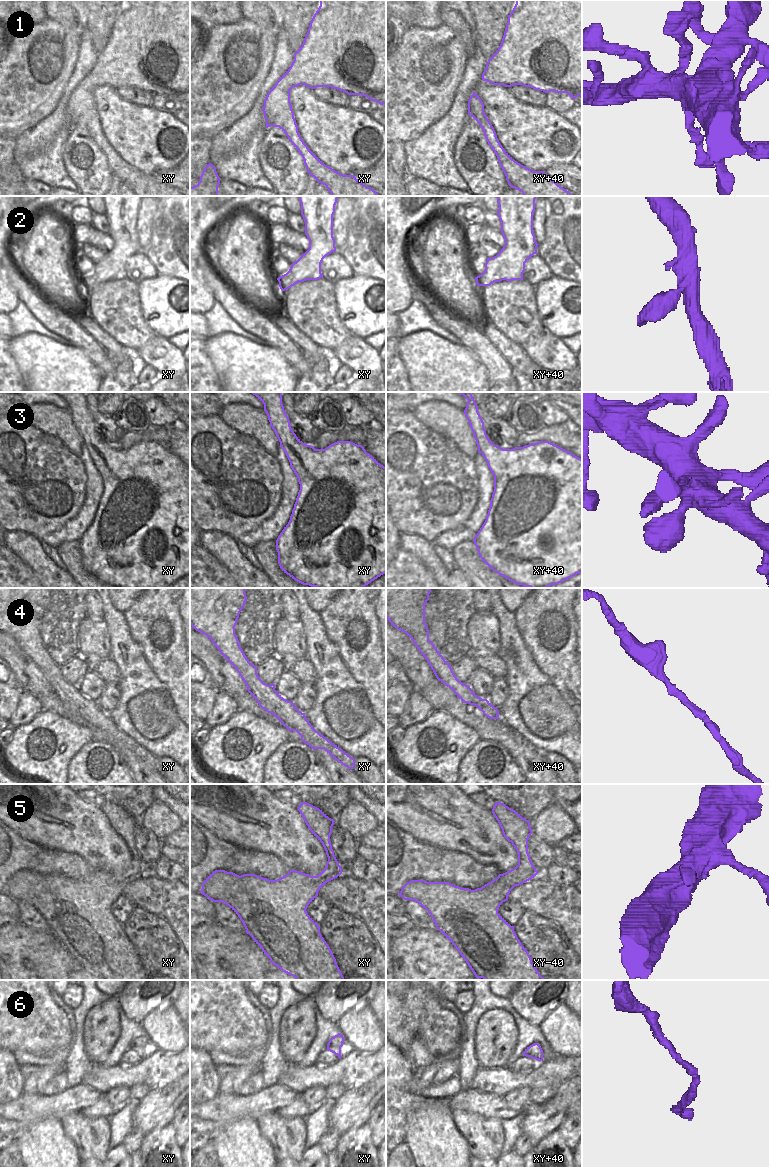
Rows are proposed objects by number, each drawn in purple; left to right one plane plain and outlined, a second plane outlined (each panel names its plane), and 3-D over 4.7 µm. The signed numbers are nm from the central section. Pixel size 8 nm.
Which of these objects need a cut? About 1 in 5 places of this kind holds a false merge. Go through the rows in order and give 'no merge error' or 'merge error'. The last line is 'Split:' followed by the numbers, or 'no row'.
1: no merge error
2: no merge error
3: no merge error
4: no merge error
5: no merge error
6: no merge error
Split: no row

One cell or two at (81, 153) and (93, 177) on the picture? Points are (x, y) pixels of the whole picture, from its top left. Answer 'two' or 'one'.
one

